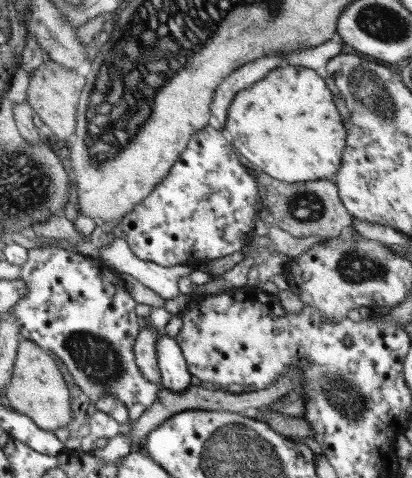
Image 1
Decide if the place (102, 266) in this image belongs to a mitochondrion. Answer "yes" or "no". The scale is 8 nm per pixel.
no

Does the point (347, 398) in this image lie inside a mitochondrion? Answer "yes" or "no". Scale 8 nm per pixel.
yes

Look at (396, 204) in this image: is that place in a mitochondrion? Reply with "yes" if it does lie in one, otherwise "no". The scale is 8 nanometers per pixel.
no

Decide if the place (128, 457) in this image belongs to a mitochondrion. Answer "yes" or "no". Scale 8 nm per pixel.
no

